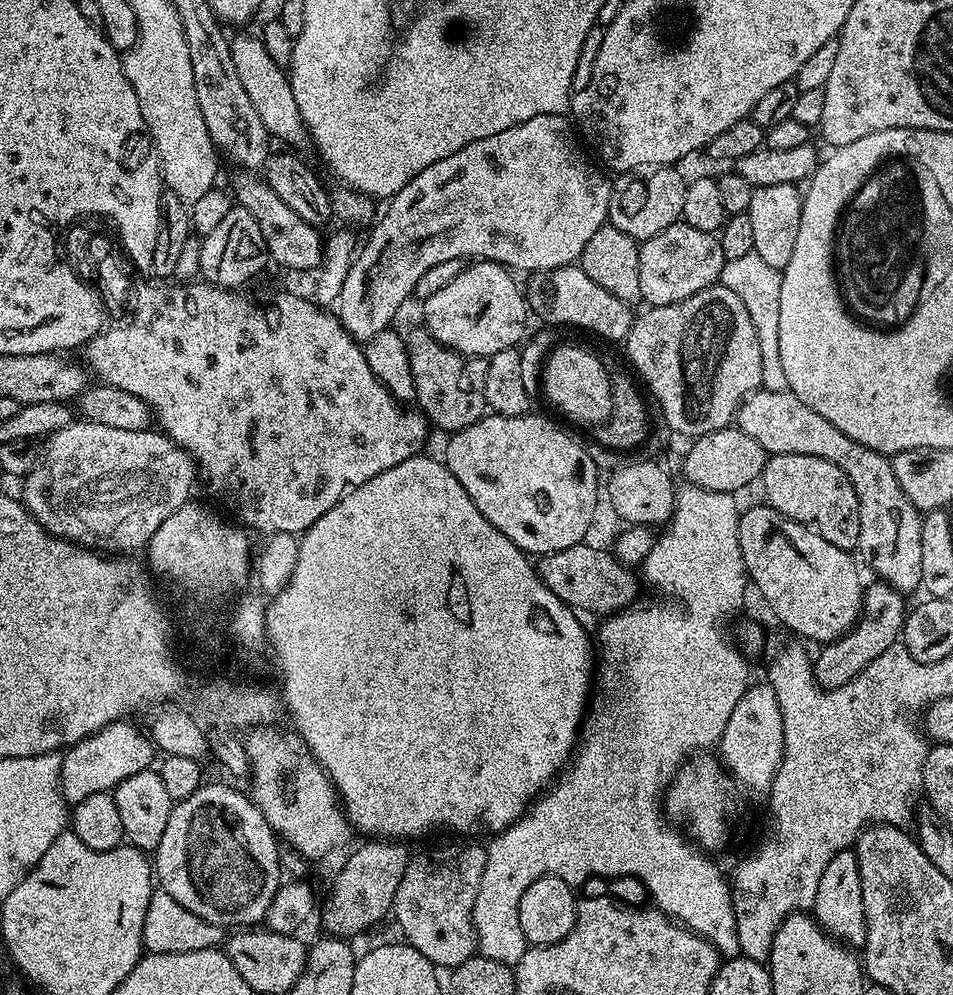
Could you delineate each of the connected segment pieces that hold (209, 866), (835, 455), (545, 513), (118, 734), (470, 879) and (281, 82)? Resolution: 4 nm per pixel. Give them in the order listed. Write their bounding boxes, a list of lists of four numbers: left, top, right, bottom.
[[154,782,281,926],[734,390,922,594],[443,414,602,558],[67,719,153,805],[391,842,488,970],[232,35,309,144]]

